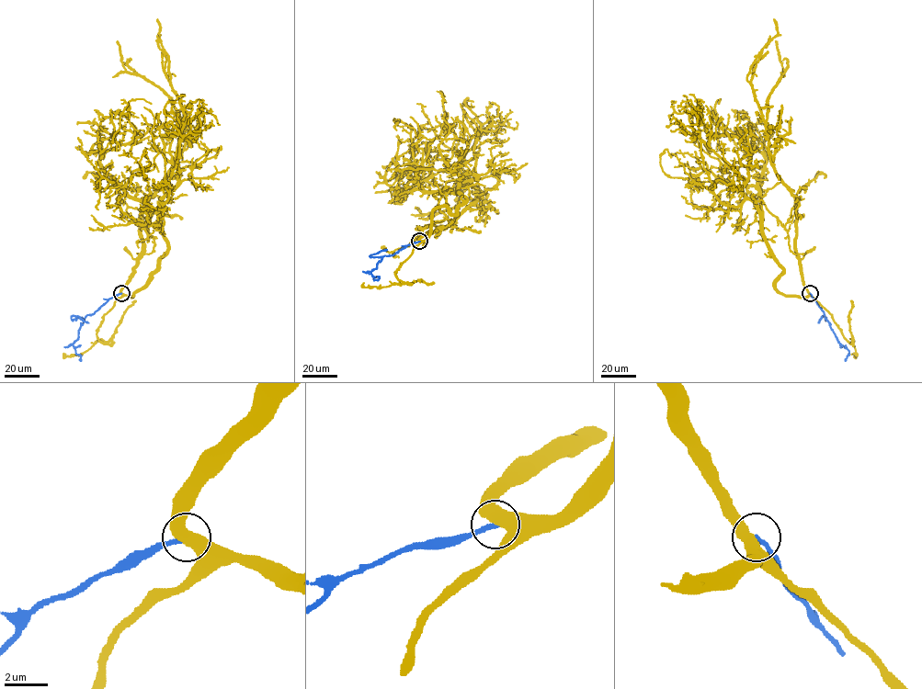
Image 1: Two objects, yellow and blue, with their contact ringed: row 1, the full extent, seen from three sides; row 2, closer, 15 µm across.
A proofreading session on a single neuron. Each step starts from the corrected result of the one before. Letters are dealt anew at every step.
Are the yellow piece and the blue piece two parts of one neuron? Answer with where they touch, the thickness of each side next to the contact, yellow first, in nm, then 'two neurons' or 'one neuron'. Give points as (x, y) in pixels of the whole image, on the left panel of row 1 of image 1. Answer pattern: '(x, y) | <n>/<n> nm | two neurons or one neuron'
(121, 293) | 550/240 nm | two neurons

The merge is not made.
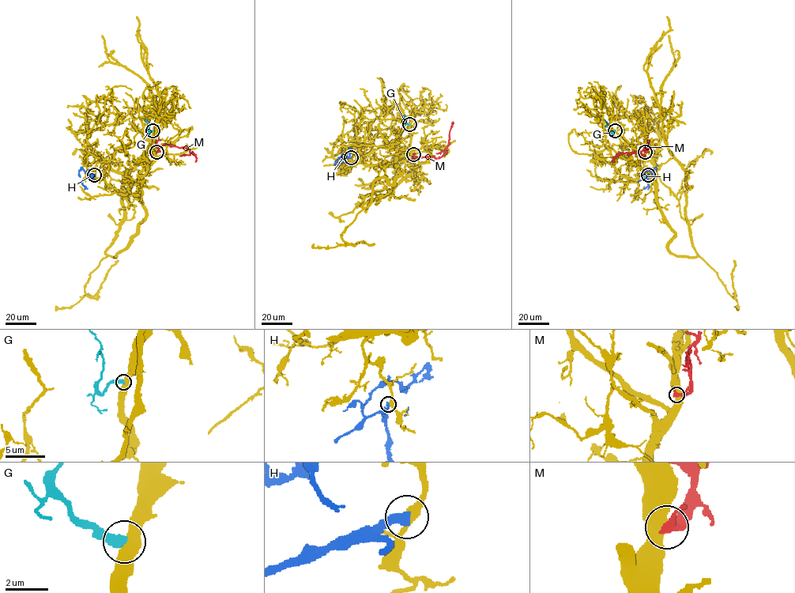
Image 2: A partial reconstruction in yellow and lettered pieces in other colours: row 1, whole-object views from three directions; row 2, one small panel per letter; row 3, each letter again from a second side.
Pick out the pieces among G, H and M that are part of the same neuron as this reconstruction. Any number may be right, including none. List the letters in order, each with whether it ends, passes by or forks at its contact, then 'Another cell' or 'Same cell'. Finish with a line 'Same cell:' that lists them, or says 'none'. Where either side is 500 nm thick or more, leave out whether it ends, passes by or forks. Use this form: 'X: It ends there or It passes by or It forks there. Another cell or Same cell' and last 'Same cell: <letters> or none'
G: Another cell
H: It ends there. Another cell
M: Another cell
Same cell: none

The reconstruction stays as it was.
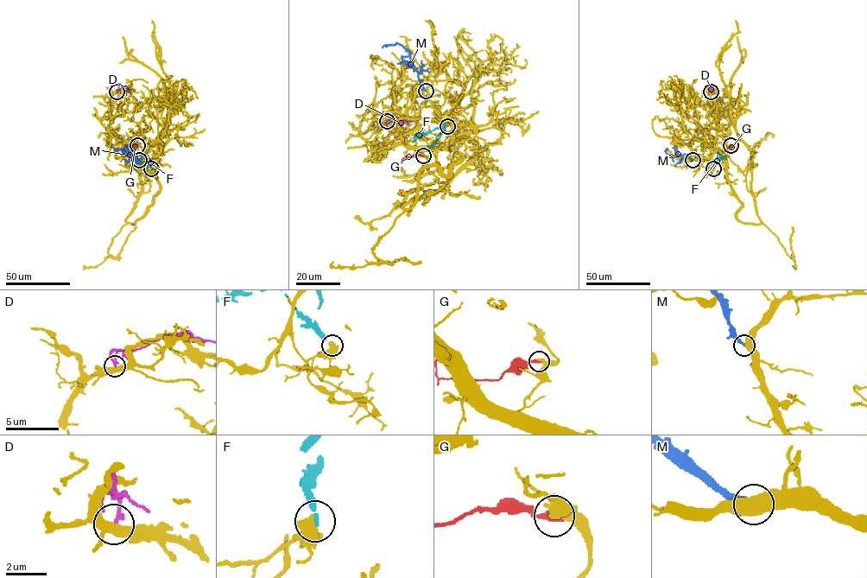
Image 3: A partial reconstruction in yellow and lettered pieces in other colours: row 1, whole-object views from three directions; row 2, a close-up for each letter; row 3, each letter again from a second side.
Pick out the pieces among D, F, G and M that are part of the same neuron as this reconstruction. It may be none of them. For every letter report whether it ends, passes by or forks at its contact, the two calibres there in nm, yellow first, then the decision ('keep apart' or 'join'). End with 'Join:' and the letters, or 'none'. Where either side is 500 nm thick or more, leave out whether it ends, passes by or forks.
D: it ends there; 400 nm thick on the yellow side, 200 nm on the other; keep apart
F: 700 nm thick on the yellow side, 220 nm on the other; keep apart
G: it ends there; 240 nm thick on the yellow side, 280 nm on the other; keep apart
M: 500 nm thick on the yellow side, 320 nm on the other; join
Join: M

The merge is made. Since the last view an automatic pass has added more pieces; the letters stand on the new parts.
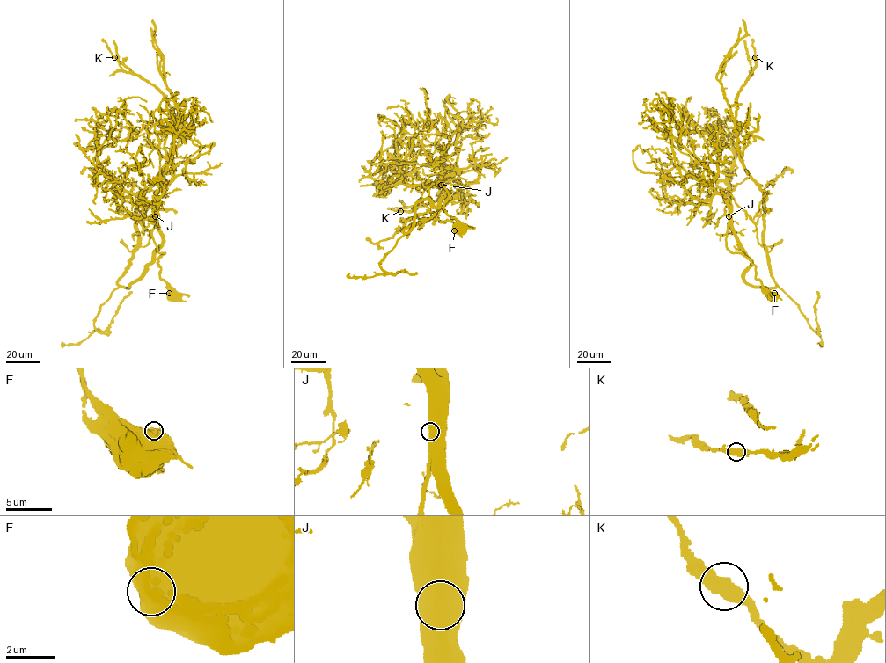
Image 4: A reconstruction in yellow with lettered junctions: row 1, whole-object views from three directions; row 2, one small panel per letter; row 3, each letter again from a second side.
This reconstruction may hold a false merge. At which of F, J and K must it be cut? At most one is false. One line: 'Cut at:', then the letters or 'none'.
Cut at: none

